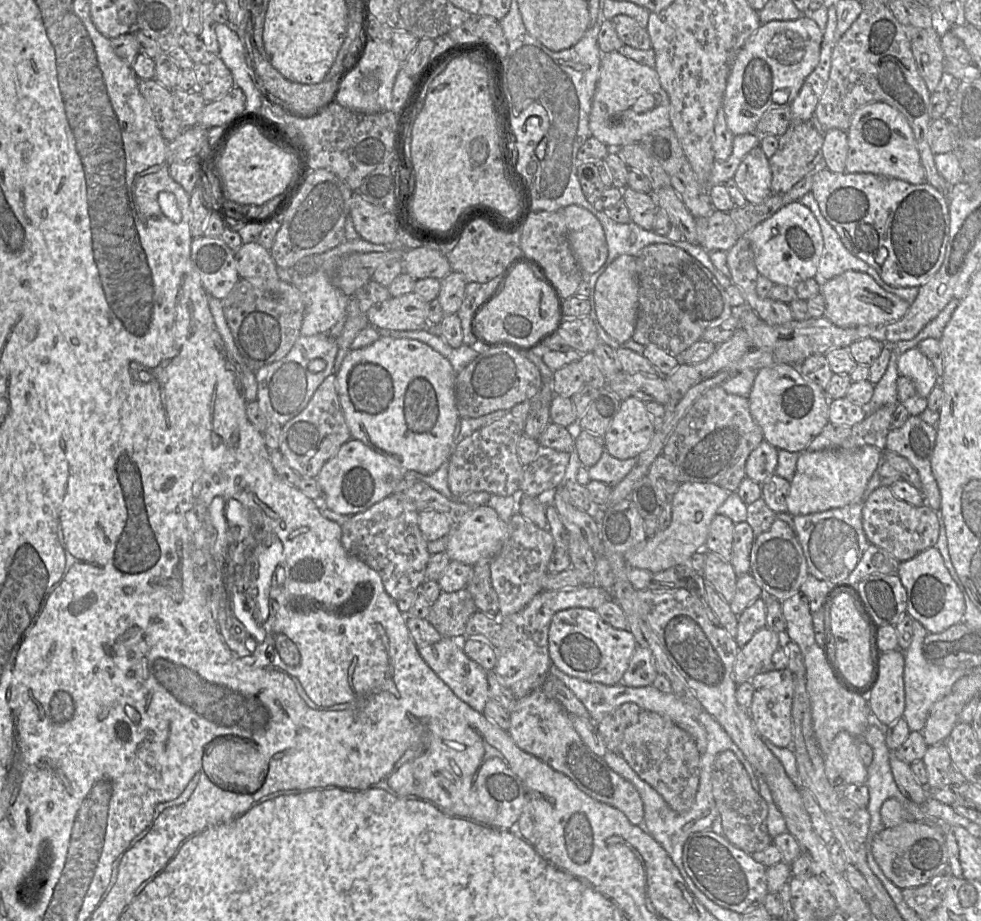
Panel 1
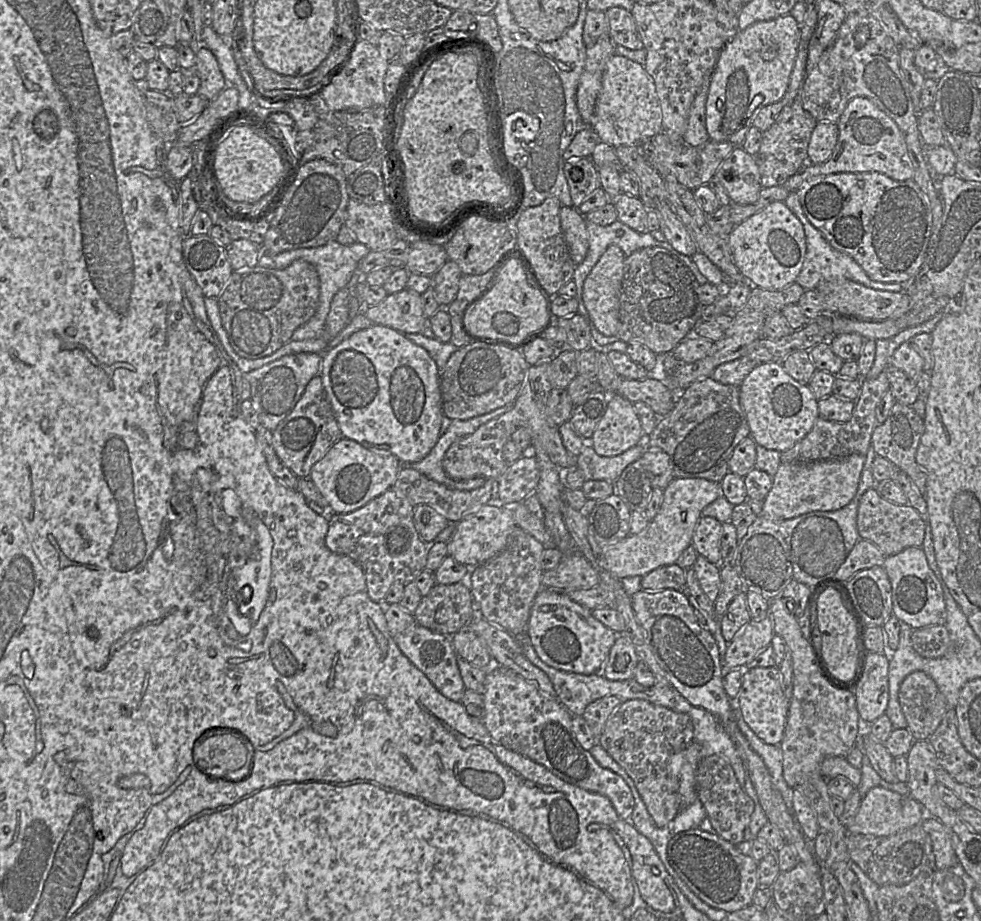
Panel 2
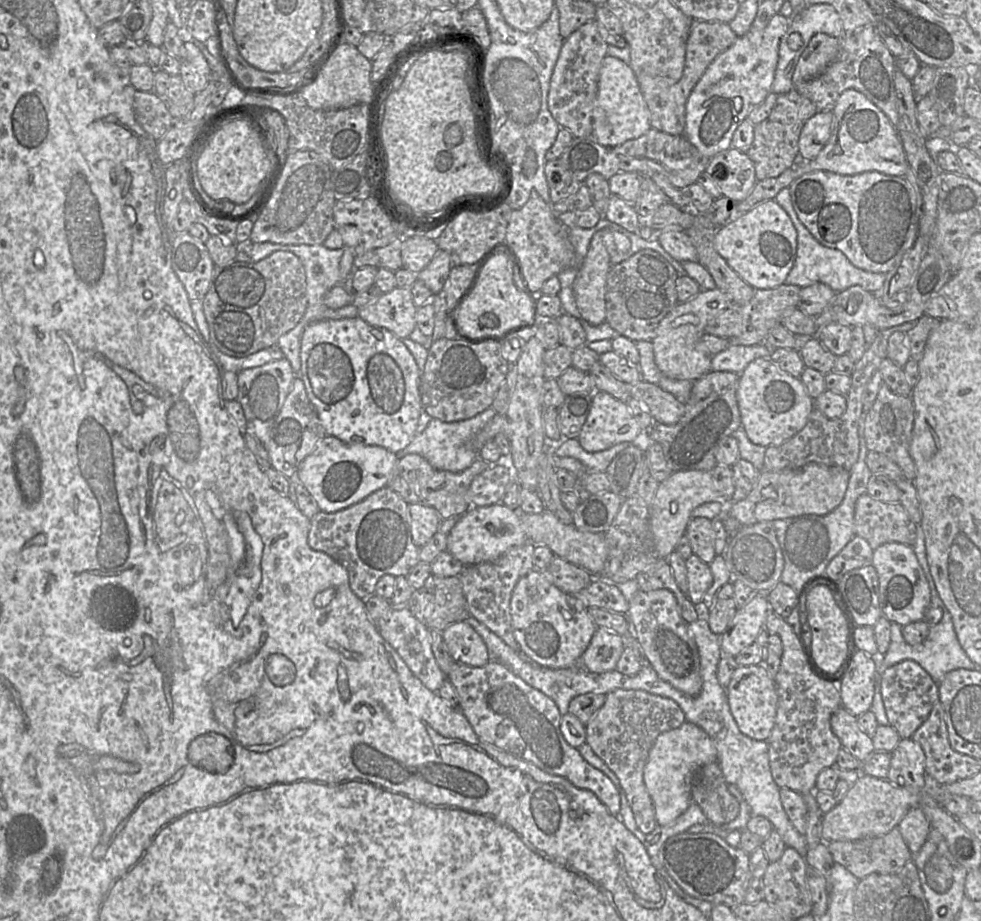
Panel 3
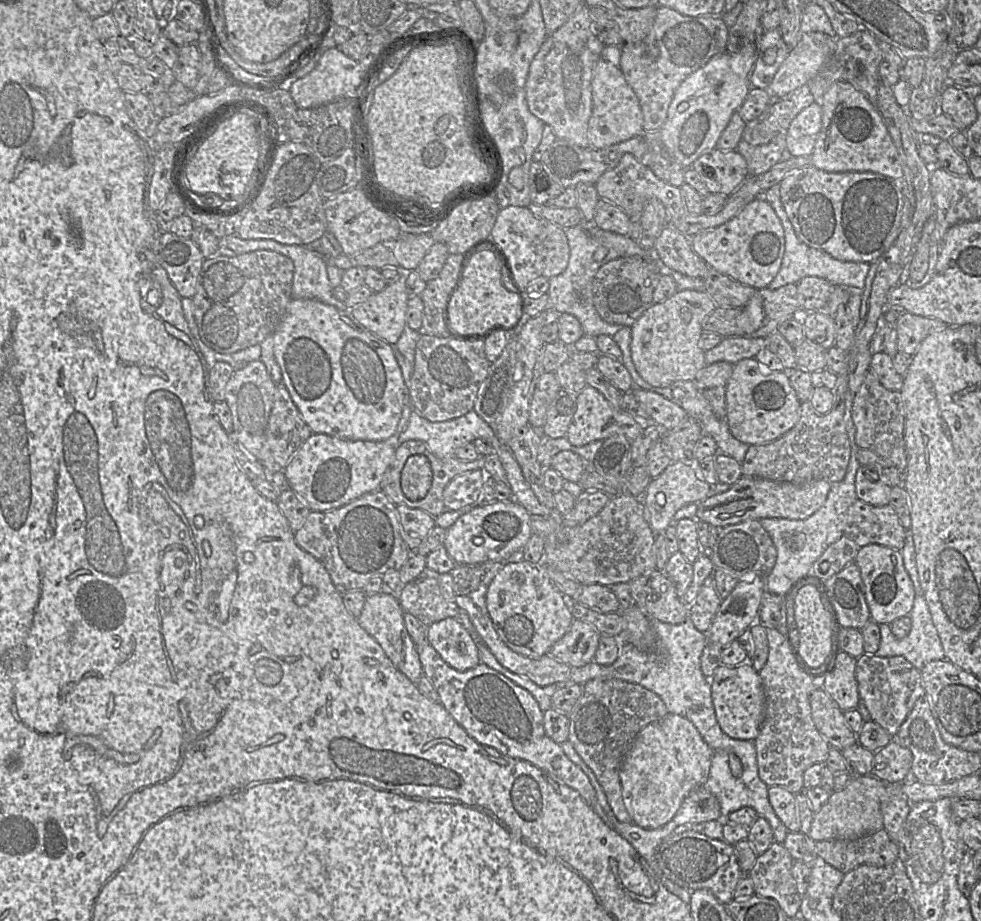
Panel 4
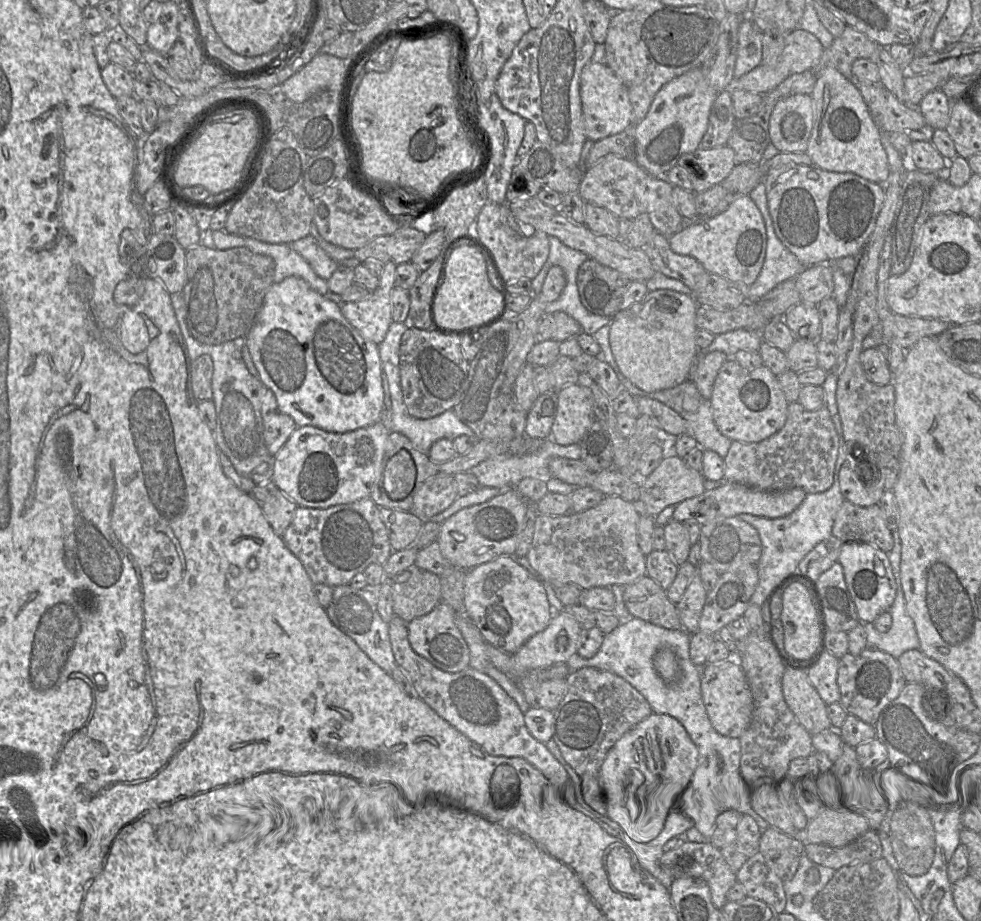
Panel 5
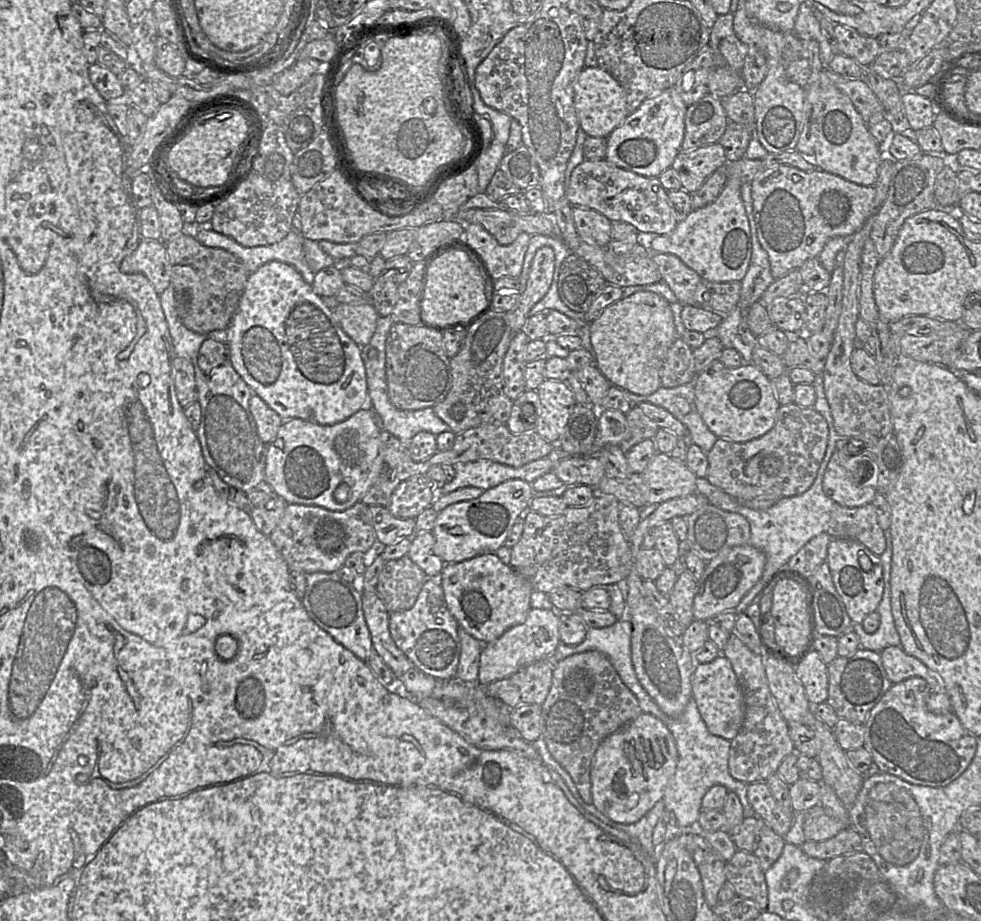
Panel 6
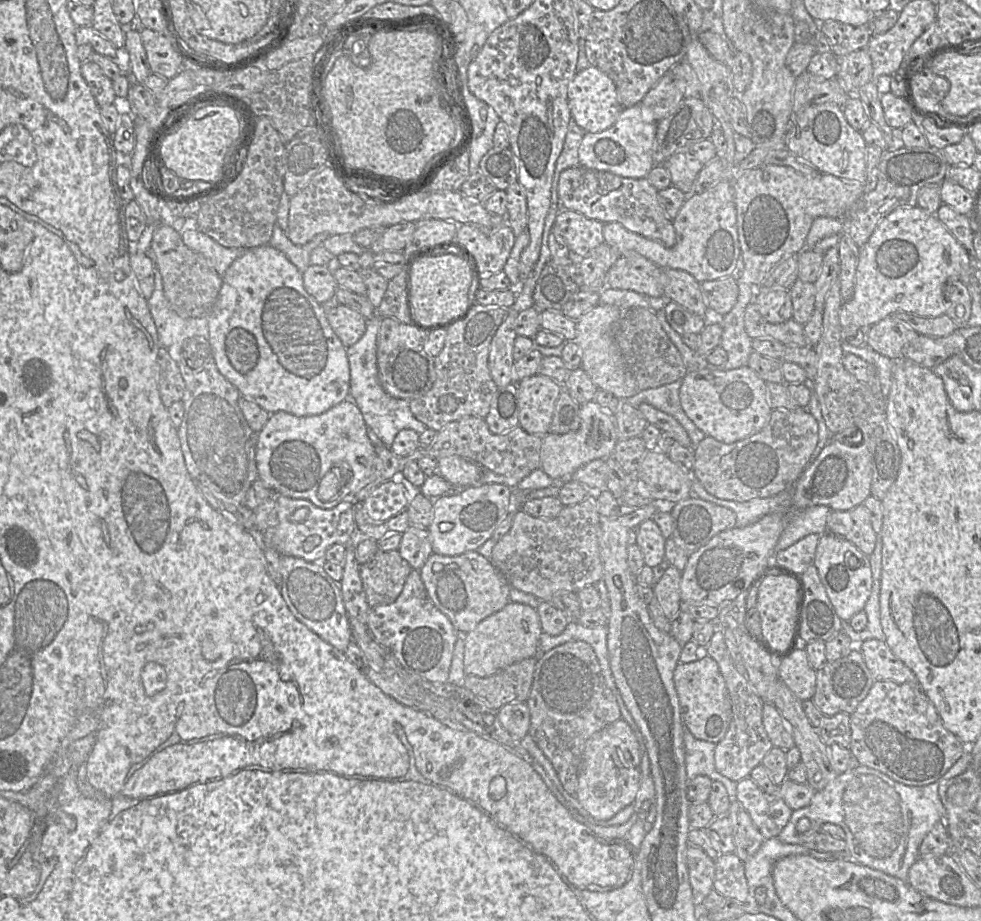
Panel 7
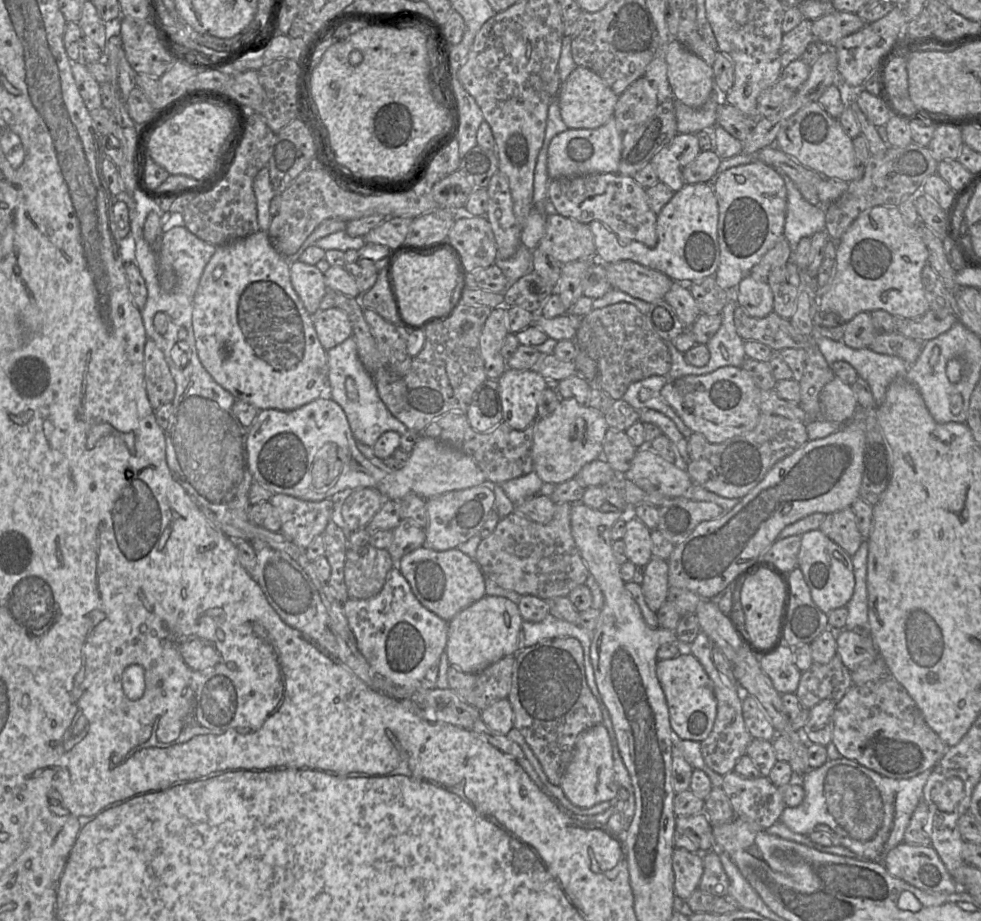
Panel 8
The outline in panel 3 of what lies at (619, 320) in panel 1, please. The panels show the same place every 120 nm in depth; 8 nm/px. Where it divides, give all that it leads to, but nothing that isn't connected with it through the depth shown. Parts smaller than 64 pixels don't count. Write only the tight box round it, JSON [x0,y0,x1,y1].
[573,230,612,326]

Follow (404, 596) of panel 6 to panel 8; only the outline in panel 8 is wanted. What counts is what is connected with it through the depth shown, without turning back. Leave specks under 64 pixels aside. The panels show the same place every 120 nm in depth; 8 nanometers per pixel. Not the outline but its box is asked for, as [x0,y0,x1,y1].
[344,544,396,599]

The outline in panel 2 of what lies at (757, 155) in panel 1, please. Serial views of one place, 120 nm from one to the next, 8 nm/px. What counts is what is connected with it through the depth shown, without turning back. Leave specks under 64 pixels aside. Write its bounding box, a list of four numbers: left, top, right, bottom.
[714,147,762,205]

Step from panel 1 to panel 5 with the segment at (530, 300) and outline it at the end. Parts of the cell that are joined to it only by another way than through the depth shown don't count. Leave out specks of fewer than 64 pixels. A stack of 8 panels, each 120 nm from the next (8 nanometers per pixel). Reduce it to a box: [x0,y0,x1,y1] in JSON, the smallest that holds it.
[433,246,507,330]

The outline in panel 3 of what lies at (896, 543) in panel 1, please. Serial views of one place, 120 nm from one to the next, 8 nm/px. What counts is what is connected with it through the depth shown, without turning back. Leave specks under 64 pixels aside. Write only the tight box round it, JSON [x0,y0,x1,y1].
[853,493,916,550]

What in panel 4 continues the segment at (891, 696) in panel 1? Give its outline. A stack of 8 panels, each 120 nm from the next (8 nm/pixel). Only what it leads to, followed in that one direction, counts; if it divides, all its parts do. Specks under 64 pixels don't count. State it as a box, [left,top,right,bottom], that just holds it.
[818,650,861,711]

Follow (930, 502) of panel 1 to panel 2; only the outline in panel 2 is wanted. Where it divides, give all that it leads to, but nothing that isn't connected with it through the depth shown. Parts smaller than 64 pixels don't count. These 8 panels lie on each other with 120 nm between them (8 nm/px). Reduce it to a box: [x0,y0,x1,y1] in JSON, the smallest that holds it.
[871,402,926,495]

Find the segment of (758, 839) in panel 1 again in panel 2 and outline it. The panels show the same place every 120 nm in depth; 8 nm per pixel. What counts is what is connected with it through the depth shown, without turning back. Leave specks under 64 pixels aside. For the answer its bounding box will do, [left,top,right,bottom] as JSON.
[696,755,757,845]

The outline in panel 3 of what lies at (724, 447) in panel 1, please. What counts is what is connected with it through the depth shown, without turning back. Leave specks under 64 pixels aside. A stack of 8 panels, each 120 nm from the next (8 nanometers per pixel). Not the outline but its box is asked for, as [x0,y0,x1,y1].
[644,371,741,472]

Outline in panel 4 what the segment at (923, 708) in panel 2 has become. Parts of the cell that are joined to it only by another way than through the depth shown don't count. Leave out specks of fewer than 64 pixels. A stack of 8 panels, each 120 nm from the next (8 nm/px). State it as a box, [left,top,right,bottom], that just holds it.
[855,654,925,736]

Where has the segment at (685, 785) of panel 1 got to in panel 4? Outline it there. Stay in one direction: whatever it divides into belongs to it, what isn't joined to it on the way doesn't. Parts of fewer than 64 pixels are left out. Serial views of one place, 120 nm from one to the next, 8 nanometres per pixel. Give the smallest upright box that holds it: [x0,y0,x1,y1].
[568,678,669,823]

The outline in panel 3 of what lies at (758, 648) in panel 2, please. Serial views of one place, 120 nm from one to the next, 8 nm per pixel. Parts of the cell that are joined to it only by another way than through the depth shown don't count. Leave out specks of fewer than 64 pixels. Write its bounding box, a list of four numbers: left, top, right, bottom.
[720,593,769,657]

